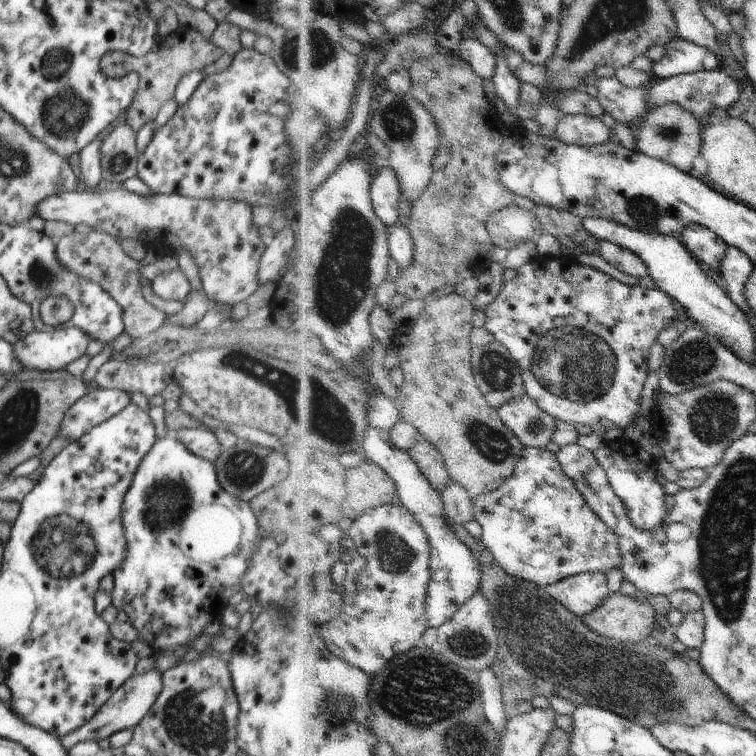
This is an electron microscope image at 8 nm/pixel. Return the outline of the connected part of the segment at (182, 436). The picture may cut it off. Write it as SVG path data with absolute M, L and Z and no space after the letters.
M182 428L174 436L194 456L209 460L213 464L222 451L215 432L206 430L206 428Z

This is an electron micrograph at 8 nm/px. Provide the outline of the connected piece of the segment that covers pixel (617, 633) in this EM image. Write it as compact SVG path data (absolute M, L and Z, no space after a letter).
M620 592L612 594L596 612L583 619L600 635L636 644L654 632L656 608L648 600Z

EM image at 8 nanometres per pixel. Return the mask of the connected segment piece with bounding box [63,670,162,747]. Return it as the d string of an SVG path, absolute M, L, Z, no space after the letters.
M151 670L145 674L133 674L122 686L119 686L112 696L98 709L84 726L77 728L65 738L67 747L72 744L84 741L98 741L107 738L118 730L136 726L154 704L158 694L162 692L162 674L158 670Z

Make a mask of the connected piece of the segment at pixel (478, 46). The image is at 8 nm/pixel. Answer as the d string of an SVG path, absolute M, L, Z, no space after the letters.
M469 34L464 39L459 55L464 60L470 61L470 64L474 65L474 70L482 78L493 79L496 76L496 72L498 72L497 57L486 44L480 42L475 36Z

